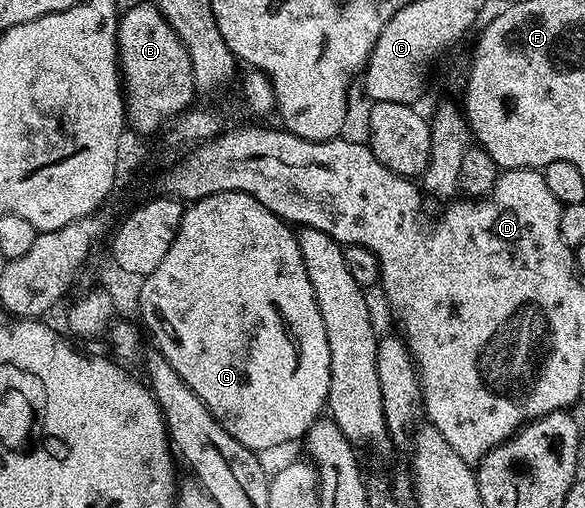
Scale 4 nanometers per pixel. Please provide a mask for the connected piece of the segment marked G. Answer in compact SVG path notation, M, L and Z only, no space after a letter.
M220 190L220 192L218 192L218 193L217 193L217 194L212 194L212 195L211 195L211 196L207 196L207 197L206 197L206 198L201 198L201 199L199 199L199 201L198 201L198 202L191 202L191 203L188 203L188 205L186 205L186 206L185 206L185 215L183 215L183 217L181 217L181 223L180 223L180 224L179 224L179 232L178 232L178 233L177 233L177 235L176 235L176 236L175 236L175 240L174 240L174 241L173 241L173 243L172 243L172 244L171 244L171 248L170 248L170 249L169 249L169 251L168 251L168 252L167 252L167 256L163 256L163 260L162 260L162 262L160 262L160 264L159 264L159 268L155 268L155 272L151 272L151 273L150 273L150 274L147 274L147 275L144 275L144 277L142 277L142 278L141 278L141 279L140 279L140 282L141 282L141 291L139 291L139 292L138 292L138 294L137 294L137 306L138 306L138 308L139 308L139 309L141 309L141 318L142 318L142 320L143 320L143 321L145 321L145 326L146 326L146 327L145 327L145 326L144 326L144 329L145 329L145 330L146 330L146 331L147 331L147 334L148 334L148 330L147 330L147 329L149 329L149 334L150 334L150 336L151 336L151 337L153 337L153 343L152 343L152 345L153 345L153 346L154 346L154 347L155 347L155 349L157 349L157 350L158 350L158 351L159 351L159 352L160 352L160 353L161 353L161 355L162 355L162 356L163 356L163 357L164 357L164 358L165 358L165 359L166 359L166 360L167 360L167 364L171 364L171 368L175 368L175 372L179 372L179 376L183 376L183 380L184 380L184 381L185 381L185 383L186 383L186 384L187 384L187 388L191 388L191 392L195 392L195 396L199 396L199 400L203 400L203 404L207 404L207 408L208 408L208 409L209 409L209 411L210 411L210 412L211 412L211 416L215 416L215 420L219 420L219 424L223 424L223 428L227 428L227 432L231 432L231 436L235 436L235 440L239 440L239 444L243 444L243 445L244 445L244 446L246 446L246 448L248 448L248 449L249 449L249 450L251 450L251 451L254 451L254 452L262 452L262 451L261 451L261 450L273 450L273 449L275 449L275 448L276 448L276 446L285 446L285 445L287 445L287 444L288 444L288 442L293 442L293 441L295 441L295 440L296 440L296 438L297 438L297 441L298 441L298 440L301 440L301 439L304 439L304 437L305 437L305 434L306 434L306 432L308 432L308 431L309 431L309 430L310 430L310 428L312 428L312 426L313 426L313 425L315 425L315 423L317 423L317 420L318 420L318 418L320 418L320 417L322 417L322 414L323 414L323 411L324 411L324 410L325 410L325 409L326 409L326 406L327 406L327 403L328 403L328 400L329 400L329 385L330 385L330 384L331 384L331 348L327 348L327 328L323 328L323 316L319 316L319 304L318 304L318 303L317 303L317 301L316 301L316 300L315 300L315 288L311 288L311 276L307 276L307 268L306 268L306 267L305 267L305 265L304 265L304 264L303 264L303 256L302 256L302 255L301 255L301 249L300 249L300 248L299 248L299 244L298 244L298 243L297 243L297 234L296 234L296 233L295 233L295 230L294 230L294 227L293 227L293 226L292 226L292 225L290 225L290 223L288 223L288 222L284 222L284 221L283 221L283 220L282 220L282 219L281 219L281 218L280 218L280 217L279 217L279 216L275 216L275 212L271 212L271 211L270 211L270 210L268 210L268 209L267 209L267 208L263 208L263 204L259 204L259 200L255 200L255 196L251 196L251 195L250 195L250 194L244 194L244 193L243 193L243 192L227 192L227 191L226 191L226 190Z

